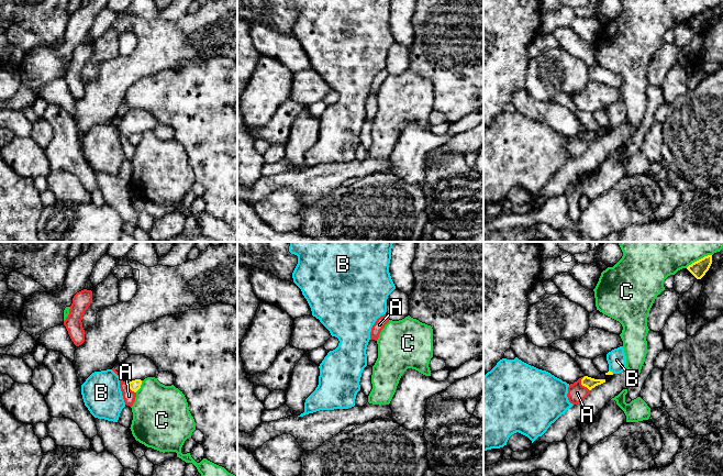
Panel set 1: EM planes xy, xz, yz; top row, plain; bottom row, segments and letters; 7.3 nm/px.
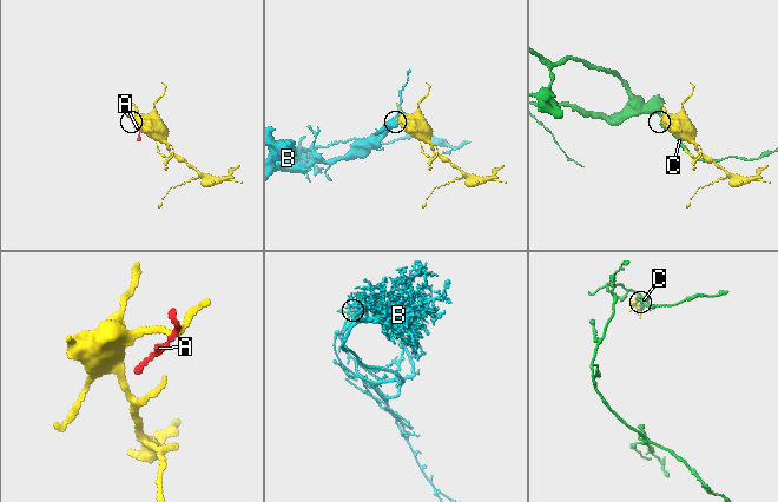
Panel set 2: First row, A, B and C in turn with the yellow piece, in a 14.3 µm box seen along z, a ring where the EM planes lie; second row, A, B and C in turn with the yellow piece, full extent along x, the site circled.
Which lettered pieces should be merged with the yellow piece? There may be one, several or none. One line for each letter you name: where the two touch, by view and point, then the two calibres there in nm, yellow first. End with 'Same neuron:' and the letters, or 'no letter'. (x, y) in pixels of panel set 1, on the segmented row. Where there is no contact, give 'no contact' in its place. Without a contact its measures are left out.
Same neuron: no letter

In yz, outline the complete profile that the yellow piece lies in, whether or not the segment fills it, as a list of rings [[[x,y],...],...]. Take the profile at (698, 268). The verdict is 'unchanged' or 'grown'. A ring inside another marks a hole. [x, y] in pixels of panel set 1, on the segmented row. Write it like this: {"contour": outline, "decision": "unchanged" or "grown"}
{"contour": [[[712,255],[704,256],[703,258],[692,263],[687,269],[697,278],[701,279],[709,270],[712,264]]], "decision": "unchanged"}

